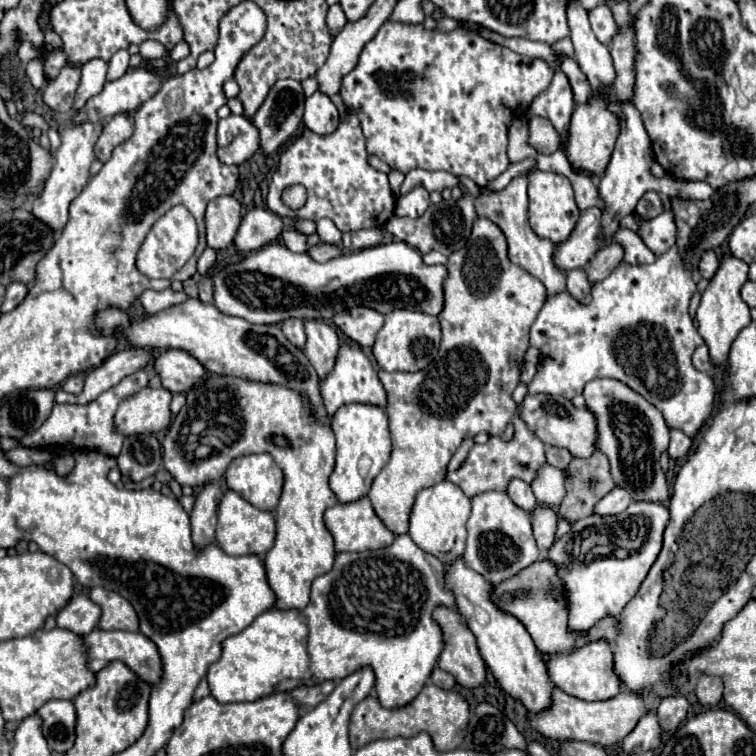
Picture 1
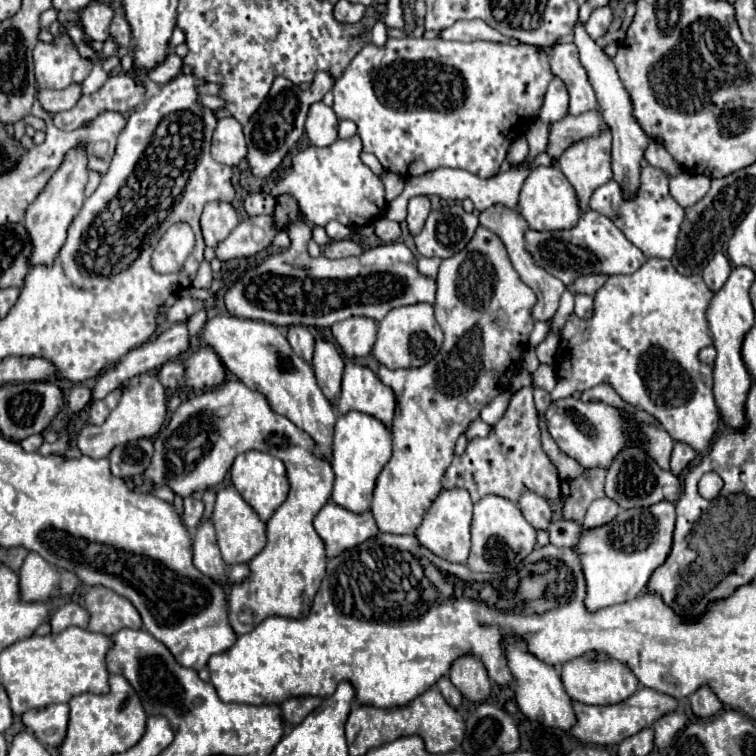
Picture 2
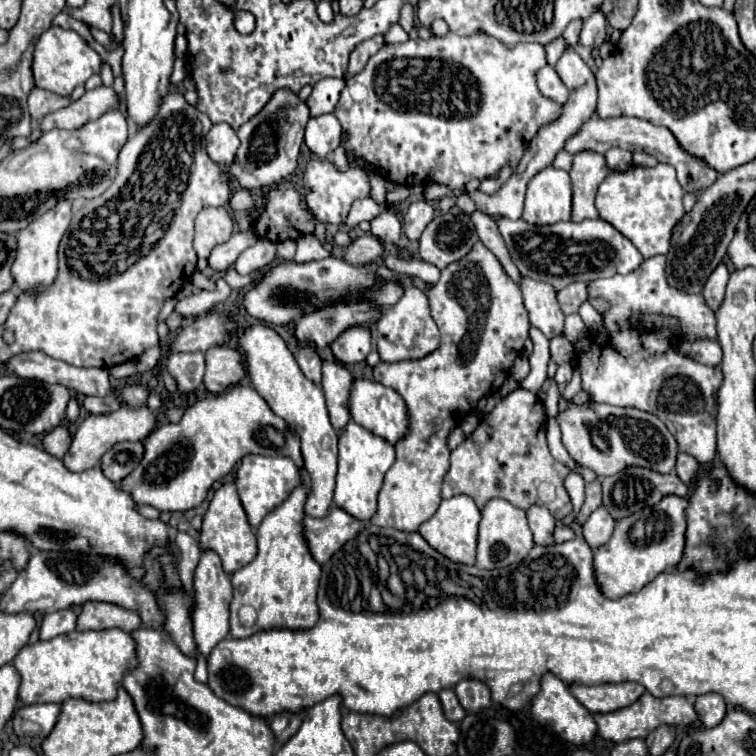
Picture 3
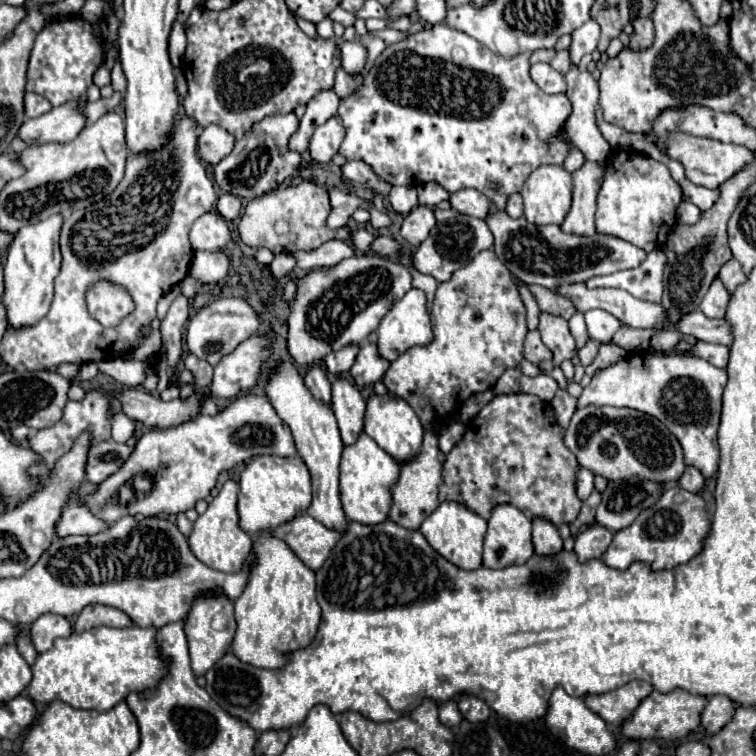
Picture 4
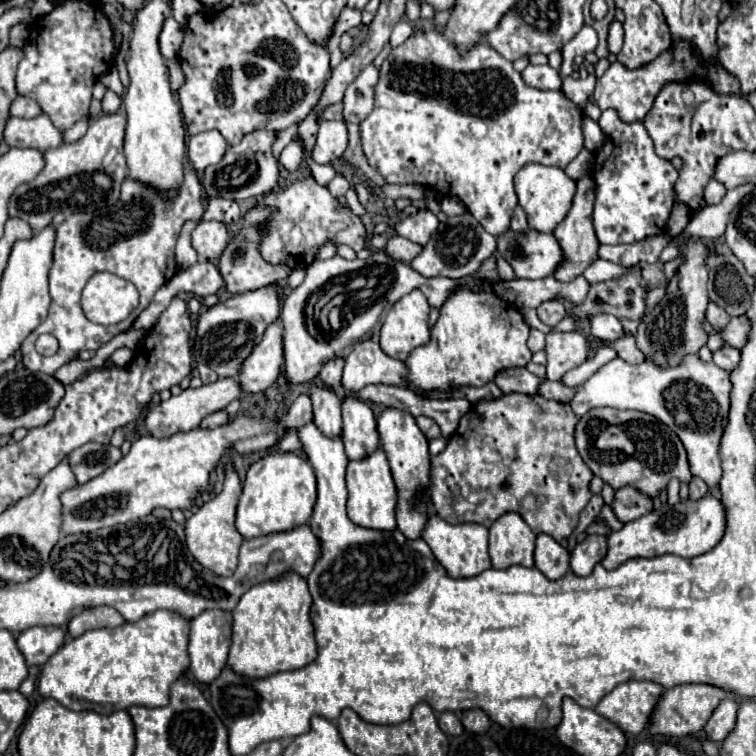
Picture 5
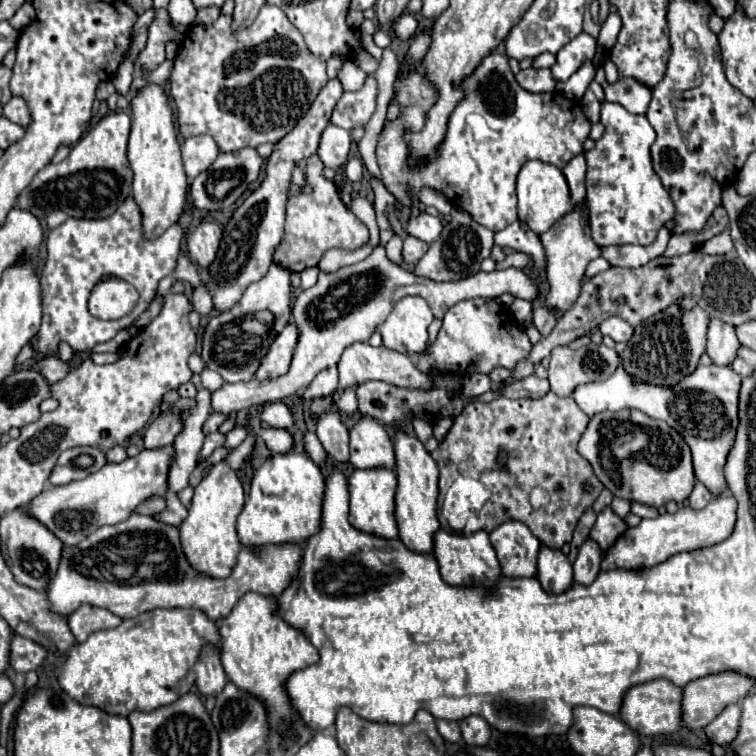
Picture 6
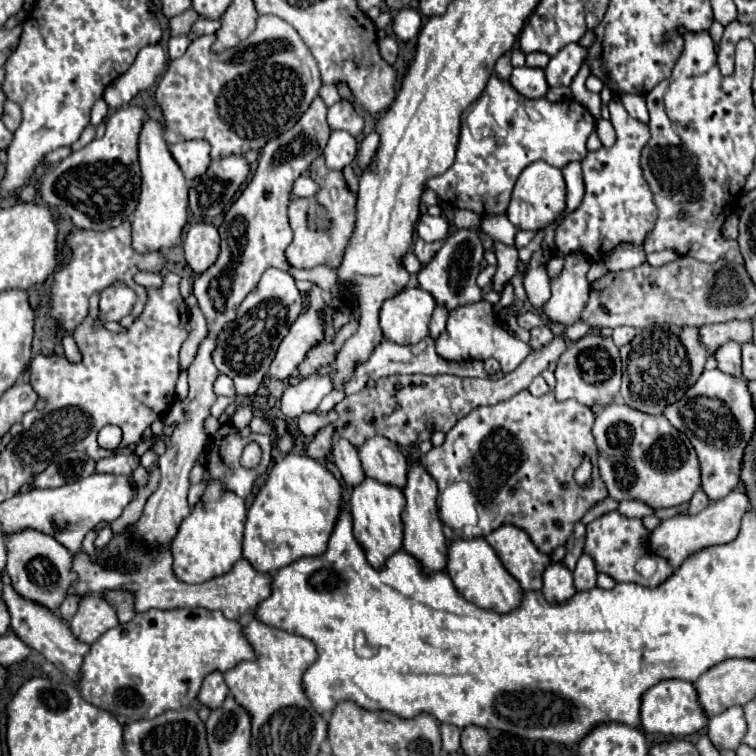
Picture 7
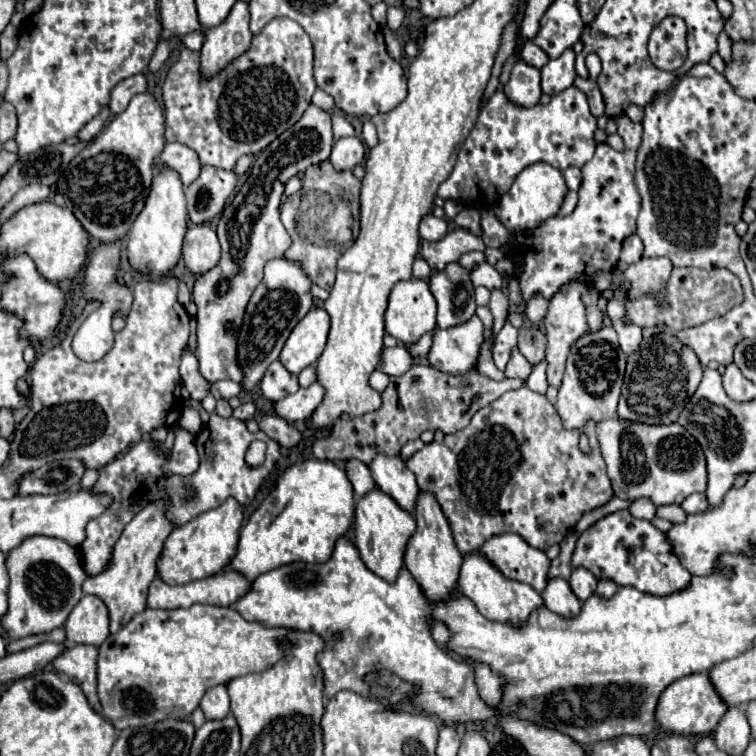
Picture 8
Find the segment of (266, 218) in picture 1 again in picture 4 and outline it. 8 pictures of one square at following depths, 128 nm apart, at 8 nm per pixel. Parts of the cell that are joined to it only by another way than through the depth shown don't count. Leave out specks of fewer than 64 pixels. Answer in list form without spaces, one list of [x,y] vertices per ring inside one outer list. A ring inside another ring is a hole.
[[[194,252],[192,264],[190,264],[190,276],[198,284],[216,286],[226,278],[228,266],[230,266],[230,260],[224,252]]]

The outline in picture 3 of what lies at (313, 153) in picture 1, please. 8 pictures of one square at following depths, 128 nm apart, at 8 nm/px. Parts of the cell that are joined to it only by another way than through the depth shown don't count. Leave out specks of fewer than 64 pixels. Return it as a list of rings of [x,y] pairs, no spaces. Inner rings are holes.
[[[310,160],[308,166],[306,166],[306,172],[304,172],[304,184],[306,184],[306,188],[308,188],[306,204],[308,204],[310,212],[312,212],[320,222],[336,224],[336,226],[342,224],[342,222],[346,222],[350,204],[352,204],[356,198],[368,196],[368,192],[370,192],[368,178],[366,178],[366,174],[364,174],[358,166],[352,164],[352,168],[350,168],[348,172],[338,172],[330,160]]]

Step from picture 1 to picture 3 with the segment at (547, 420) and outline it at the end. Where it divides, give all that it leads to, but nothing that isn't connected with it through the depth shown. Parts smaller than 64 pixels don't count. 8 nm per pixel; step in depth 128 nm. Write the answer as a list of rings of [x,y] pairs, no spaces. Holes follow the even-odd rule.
[[[586,402],[582,406],[570,406],[566,412],[560,412],[556,420],[562,430],[562,444],[568,450],[570,458],[584,468],[594,470],[598,476],[614,476],[630,466],[670,474],[676,466],[676,438],[658,416],[652,416],[648,412]]]

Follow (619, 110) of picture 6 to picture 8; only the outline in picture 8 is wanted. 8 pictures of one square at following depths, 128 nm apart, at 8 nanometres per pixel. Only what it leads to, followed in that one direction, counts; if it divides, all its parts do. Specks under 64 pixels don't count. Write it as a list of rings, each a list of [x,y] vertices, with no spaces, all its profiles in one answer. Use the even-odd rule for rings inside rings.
[[[621,114],[617,118],[618,134],[622,137],[625,144],[624,152],[616,152],[614,148],[610,146],[598,146],[596,148],[596,154],[592,160],[588,160],[584,166],[582,166],[582,186],[578,190],[578,206],[574,208],[574,212],[570,216],[552,216],[548,218],[546,222],[542,222],[540,226],[532,228],[532,230],[526,230],[524,232],[524,240],[520,244],[520,252],[516,250],[512,238],[514,234],[510,236],[510,242],[508,242],[508,250],[506,246],[500,246],[500,248],[486,248],[484,254],[486,254],[486,262],[490,266],[496,266],[496,262],[508,258],[510,262],[514,264],[520,264],[522,266],[522,274],[518,278],[518,286],[520,286],[520,294],[522,298],[528,302],[534,294],[540,294],[542,298],[550,300],[558,290],[560,286],[568,284],[568,282],[582,282],[586,286],[586,292],[582,294],[582,302],[586,306],[586,320],[588,320],[588,328],[590,332],[598,332],[602,328],[602,322],[604,322],[604,312],[598,308],[598,290],[594,286],[594,276],[598,272],[612,272],[616,268],[616,262],[620,258],[620,244],[622,240],[628,236],[628,234],[634,234],[636,232],[636,216],[638,216],[638,210],[640,210],[640,196],[636,192],[636,186],[634,186],[634,160],[636,160],[636,148],[638,148],[638,142],[640,142],[640,134],[642,134],[642,126],[640,123],[632,122],[626,114]]]

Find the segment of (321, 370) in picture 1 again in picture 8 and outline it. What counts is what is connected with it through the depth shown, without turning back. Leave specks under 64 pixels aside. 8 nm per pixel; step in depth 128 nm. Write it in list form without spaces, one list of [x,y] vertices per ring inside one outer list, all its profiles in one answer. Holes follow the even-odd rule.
[[[376,456],[370,464],[372,476],[382,492],[394,498],[394,502],[408,514],[416,512],[420,488],[416,484],[414,472],[410,472],[400,456]]]

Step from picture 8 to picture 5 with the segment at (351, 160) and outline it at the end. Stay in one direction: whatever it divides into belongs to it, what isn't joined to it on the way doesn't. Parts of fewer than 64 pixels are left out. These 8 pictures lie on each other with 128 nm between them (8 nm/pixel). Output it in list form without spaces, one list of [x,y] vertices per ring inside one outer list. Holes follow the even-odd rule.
[[[322,120],[318,130],[318,140],[312,150],[312,158],[318,164],[330,164],[338,160],[348,146],[348,130],[344,122]]]

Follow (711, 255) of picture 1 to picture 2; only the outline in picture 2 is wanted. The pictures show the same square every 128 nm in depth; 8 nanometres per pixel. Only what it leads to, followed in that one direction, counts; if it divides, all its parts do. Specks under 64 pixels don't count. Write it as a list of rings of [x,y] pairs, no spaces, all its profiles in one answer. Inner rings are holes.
[[[718,252],[718,254],[710,260],[708,268],[704,268],[702,278],[704,278],[706,286],[716,294],[716,292],[724,286],[724,282],[728,280],[730,270],[732,270],[732,266],[730,266],[728,258],[726,258],[724,254],[720,254],[720,252]]]

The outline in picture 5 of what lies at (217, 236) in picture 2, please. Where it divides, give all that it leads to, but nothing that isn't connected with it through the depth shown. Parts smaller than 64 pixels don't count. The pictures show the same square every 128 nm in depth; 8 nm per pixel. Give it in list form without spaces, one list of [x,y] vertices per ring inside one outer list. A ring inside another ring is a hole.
[[[200,222],[192,232],[192,248],[202,260],[218,260],[228,244],[228,230],[222,222]]]

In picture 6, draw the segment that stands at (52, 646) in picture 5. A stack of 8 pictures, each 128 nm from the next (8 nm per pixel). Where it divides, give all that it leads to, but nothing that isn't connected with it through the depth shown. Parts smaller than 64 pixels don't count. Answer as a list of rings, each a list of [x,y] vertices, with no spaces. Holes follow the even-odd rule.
[[[12,636],[12,644],[10,644],[10,666],[16,670],[16,672],[30,672],[30,670],[36,670],[42,660],[46,656],[46,650],[28,640],[28,638],[22,638],[22,636]]]

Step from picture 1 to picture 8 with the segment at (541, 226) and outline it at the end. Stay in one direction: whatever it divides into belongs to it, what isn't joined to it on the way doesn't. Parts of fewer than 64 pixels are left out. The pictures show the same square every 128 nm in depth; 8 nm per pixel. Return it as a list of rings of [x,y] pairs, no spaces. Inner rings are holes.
[[[536,162],[528,168],[524,168],[516,176],[508,194],[504,198],[500,198],[498,204],[494,206],[494,214],[510,232],[524,232],[526,228],[534,228],[536,224],[544,222],[546,218],[556,216],[564,202],[566,192],[568,192],[568,186],[566,186],[562,174],[546,162]]]

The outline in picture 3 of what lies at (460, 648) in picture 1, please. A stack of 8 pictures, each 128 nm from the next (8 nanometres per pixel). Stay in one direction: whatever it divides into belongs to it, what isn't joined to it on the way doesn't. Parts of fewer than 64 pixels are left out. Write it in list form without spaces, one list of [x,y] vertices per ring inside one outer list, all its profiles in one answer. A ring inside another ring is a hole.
[[[462,680],[456,684],[454,688],[462,708],[470,714],[476,714],[476,712],[482,712],[482,710],[488,710],[492,700],[490,700],[490,692],[488,692],[488,686],[480,680]]]

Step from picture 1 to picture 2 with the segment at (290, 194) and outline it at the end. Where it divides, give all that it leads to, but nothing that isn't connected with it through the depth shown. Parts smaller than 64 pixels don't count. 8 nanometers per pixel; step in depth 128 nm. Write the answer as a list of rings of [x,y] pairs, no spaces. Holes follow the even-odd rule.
[[[282,194],[276,200],[276,208],[274,208],[274,224],[278,230],[284,230],[286,224],[294,224],[300,220],[300,208],[296,204],[296,200],[290,194]]]

